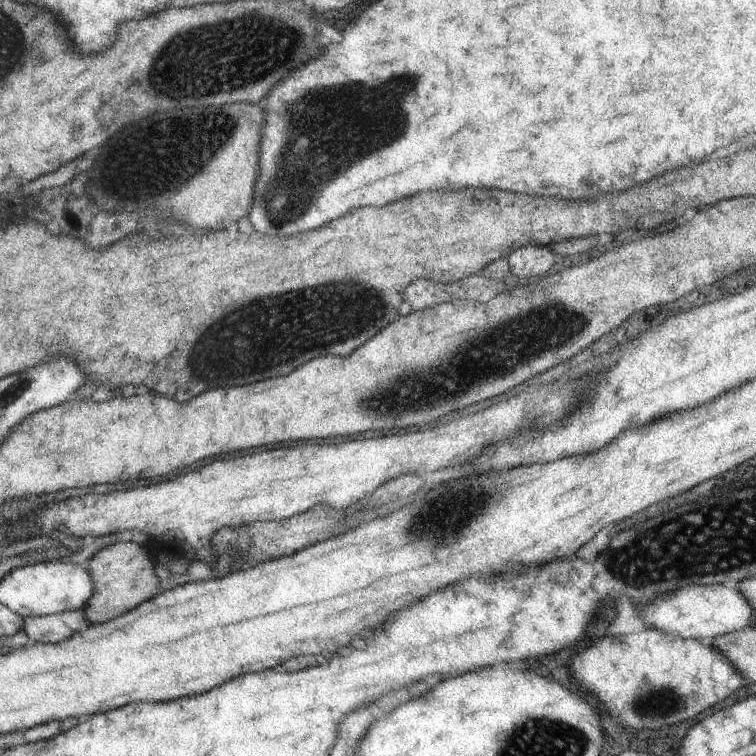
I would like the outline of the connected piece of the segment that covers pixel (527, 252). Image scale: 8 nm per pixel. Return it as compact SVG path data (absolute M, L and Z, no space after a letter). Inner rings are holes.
M532 245L518 248L506 258L509 260L510 273L522 279L545 276L546 272L556 263L557 254L549 245Z

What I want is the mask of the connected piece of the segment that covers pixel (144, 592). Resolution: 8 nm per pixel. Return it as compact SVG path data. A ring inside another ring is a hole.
M118 541L101 548L90 558L87 569L88 574L92 575L94 590L83 608L84 618L89 625L108 622L161 593L162 582L154 574L155 564L150 558L153 554L151 551L151 545Z

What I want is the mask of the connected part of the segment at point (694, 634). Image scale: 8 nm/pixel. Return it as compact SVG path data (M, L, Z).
M690 586L686 590L662 594L640 612L640 619L646 626L650 625L648 629L662 630L686 640L710 641L716 636L724 636L754 624L754 610L736 588Z

